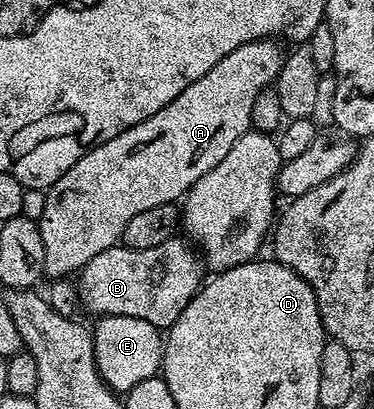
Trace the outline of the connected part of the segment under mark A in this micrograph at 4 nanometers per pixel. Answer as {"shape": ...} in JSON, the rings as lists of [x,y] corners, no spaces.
{"shape":[[[275,40],[250,42],[229,52],[229,56],[225,56],[225,60],[217,60],[201,80],[193,80],[181,96],[169,100],[161,112],[153,112],[149,120],[141,120],[141,124],[133,124],[133,128],[113,136],[113,140],[94,146],[81,156],[81,160],[77,160],[77,164],[73,164],[73,168],[69,168],[69,172],[65,172],[65,176],[47,187],[44,212],[37,225],[45,248],[43,272],[48,279],[66,279],[89,264],[97,252],[120,245],[125,224],[129,224],[137,212],[157,208],[157,204],[178,203],[189,187],[205,176],[205,172],[217,168],[217,164],[225,160],[229,148],[233,148],[233,144],[252,129],[251,117],[255,114],[259,93],[266,86],[268,89],[279,75],[285,54],[279,51],[278,44]]]}

